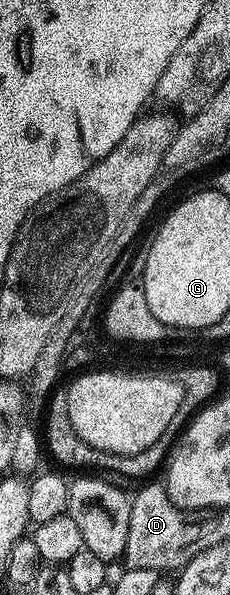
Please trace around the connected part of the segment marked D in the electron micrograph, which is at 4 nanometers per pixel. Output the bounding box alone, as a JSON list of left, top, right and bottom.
[123,482,199,572]

